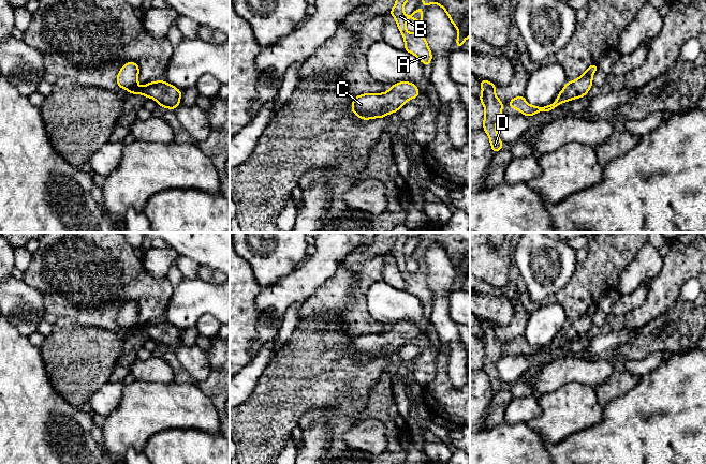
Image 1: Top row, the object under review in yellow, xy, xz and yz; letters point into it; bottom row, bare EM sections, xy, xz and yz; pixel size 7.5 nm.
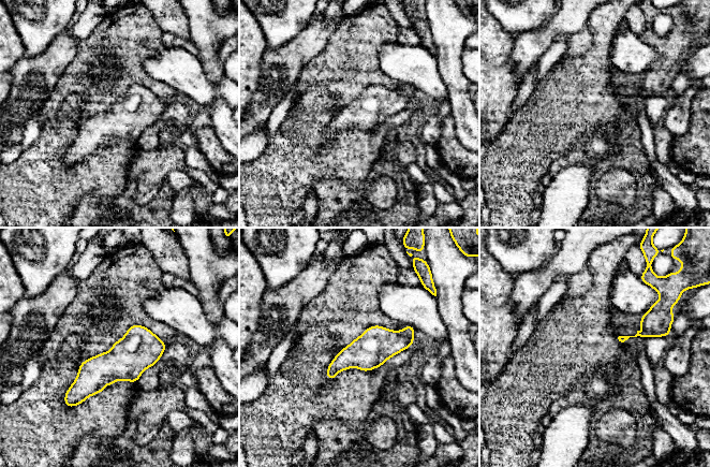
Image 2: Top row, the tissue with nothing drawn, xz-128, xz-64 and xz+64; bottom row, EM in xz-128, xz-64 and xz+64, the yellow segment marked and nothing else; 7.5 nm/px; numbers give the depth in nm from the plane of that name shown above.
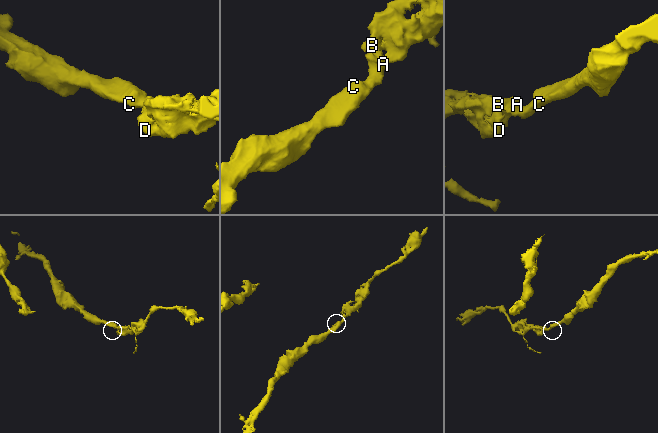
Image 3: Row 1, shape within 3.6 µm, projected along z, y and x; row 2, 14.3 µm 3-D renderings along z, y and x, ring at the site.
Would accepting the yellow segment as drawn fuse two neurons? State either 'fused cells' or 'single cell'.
single cell

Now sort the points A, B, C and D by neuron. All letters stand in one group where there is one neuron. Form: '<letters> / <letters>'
A B C D

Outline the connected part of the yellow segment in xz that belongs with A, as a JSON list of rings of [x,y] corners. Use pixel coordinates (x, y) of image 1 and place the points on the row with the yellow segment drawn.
[[[396,0],[396,2],[395,2],[393,9],[391,10],[391,12],[389,12],[388,14],[392,15],[392,16],[396,19],[396,24],[397,24],[398,30],[400,31],[400,33],[402,34],[402,38],[403,38],[403,40],[405,40],[405,50],[408,51],[408,53],[410,53],[410,54],[412,54],[412,55],[414,55],[415,57],[417,57],[417,58],[422,61],[422,63],[423,63],[424,65],[429,65],[429,64],[431,63],[432,53],[431,53],[430,49],[429,49],[429,46],[428,46],[428,43],[427,43],[426,39],[423,36],[423,30],[421,29],[421,27],[420,27],[420,29],[418,29],[417,32],[415,32],[415,33],[409,33],[409,32],[407,31],[407,28],[406,28],[406,23],[407,23],[407,19],[408,19],[408,18],[412,18],[412,19],[414,19],[415,21],[417,21],[418,24],[424,23],[424,19],[423,19],[423,8],[424,8],[425,5],[430,5],[430,4],[432,4],[432,3],[437,3],[438,5],[440,5],[440,6],[446,12],[446,14],[447,14],[447,16],[448,16],[451,23],[452,23],[453,26],[455,26],[456,29],[458,30],[458,36],[457,36],[457,39],[456,39],[456,48],[459,49],[459,48],[462,46],[464,42],[470,36],[470,0],[422,0],[423,6],[422,6],[422,8],[418,8],[418,9],[417,9],[416,11],[414,11],[410,16],[407,16],[407,15],[405,14],[405,12],[403,12],[403,6],[405,6],[406,2],[407,2],[407,0]]]

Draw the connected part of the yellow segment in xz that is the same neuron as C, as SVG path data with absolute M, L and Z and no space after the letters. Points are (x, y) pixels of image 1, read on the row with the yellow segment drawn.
M410 81L393 85L384 93L365 93L353 99L351 109L362 120L384 118L397 113L408 100L420 98L418 88Z

